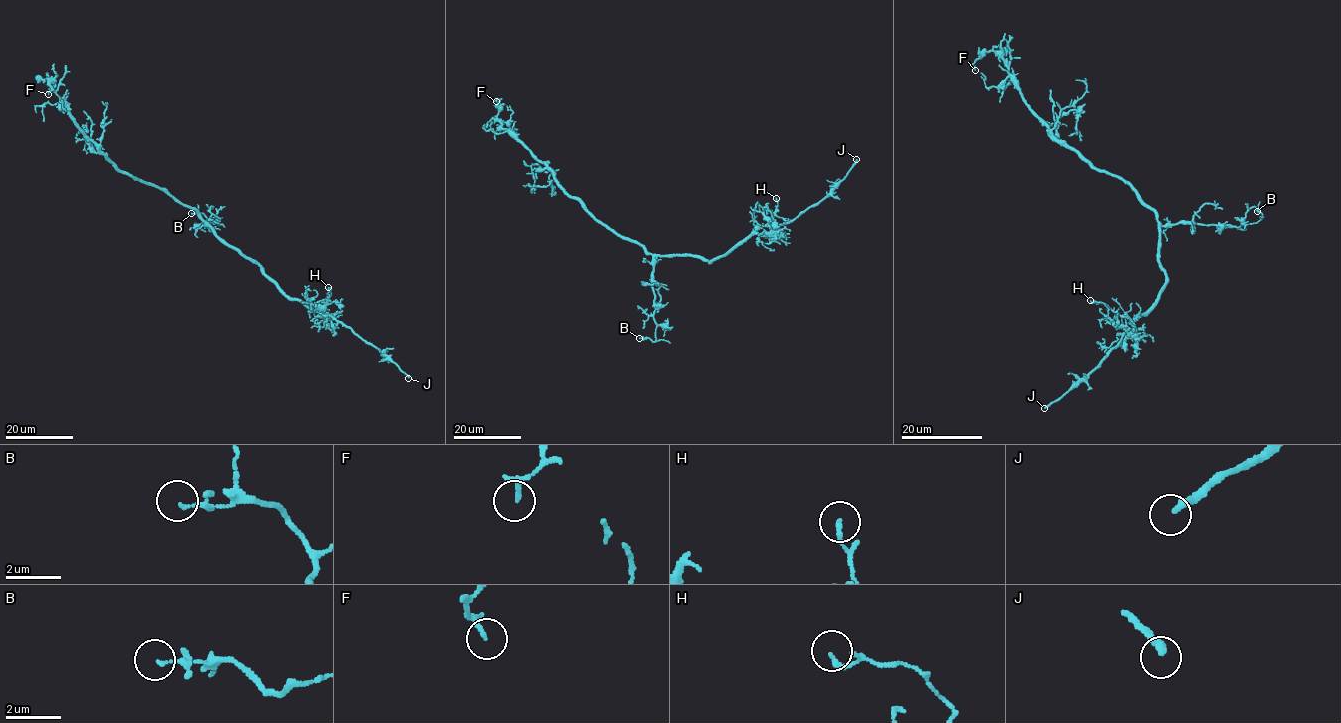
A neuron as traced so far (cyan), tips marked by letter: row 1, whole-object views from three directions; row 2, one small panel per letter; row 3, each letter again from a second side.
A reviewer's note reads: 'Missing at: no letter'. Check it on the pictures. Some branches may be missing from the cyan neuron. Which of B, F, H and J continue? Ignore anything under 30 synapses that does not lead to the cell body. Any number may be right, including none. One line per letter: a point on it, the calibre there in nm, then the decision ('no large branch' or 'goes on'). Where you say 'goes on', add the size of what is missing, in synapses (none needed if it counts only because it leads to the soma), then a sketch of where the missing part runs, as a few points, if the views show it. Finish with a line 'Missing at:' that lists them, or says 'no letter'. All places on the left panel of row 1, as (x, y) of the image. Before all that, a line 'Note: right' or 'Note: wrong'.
Note: wrong
B: (191, 213) | 70 nm | no large branch
F: (48, 94) | 110 nm | no large branch
H: (328, 287) | 170 nm | no large branch
J: (408, 378) | 260 nm | goes on | (408, 378), (416, 385), (400, 390), (406, 396), (439, 409)
Missing at: J

